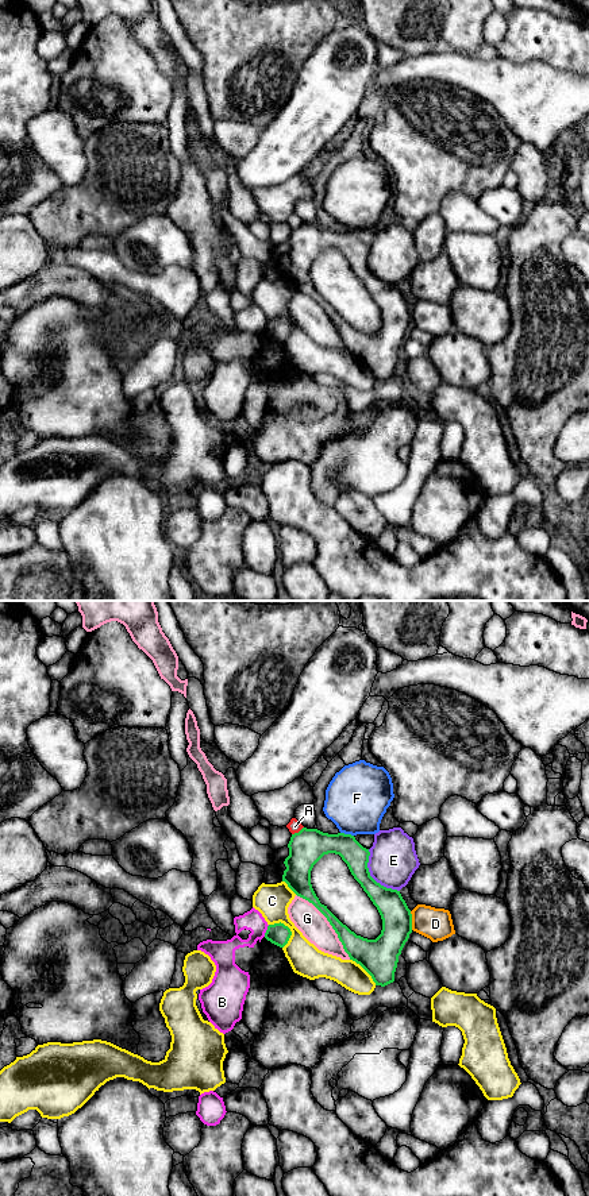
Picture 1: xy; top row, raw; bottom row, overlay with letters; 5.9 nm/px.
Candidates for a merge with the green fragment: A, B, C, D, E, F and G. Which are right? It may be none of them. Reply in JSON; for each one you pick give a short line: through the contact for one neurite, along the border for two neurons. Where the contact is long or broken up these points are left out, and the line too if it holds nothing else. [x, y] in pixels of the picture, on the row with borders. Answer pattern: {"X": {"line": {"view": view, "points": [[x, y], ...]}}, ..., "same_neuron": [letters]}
{"same_neuron": []}

